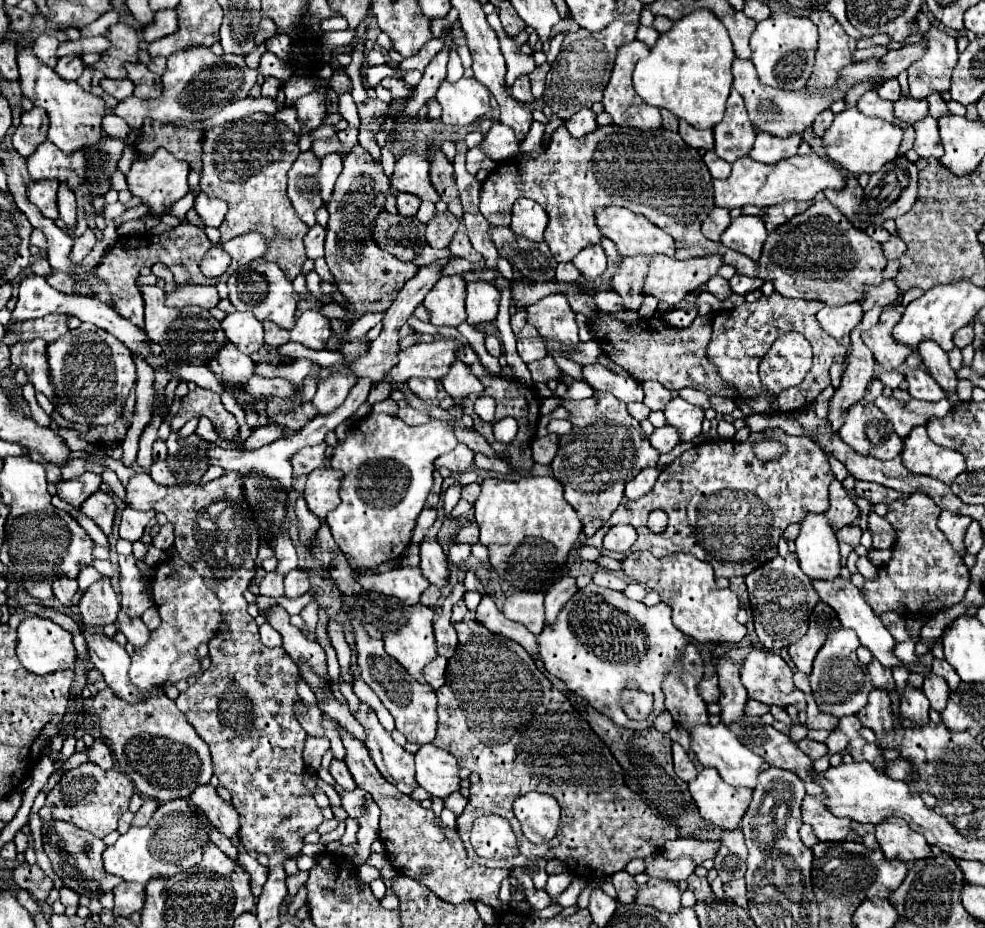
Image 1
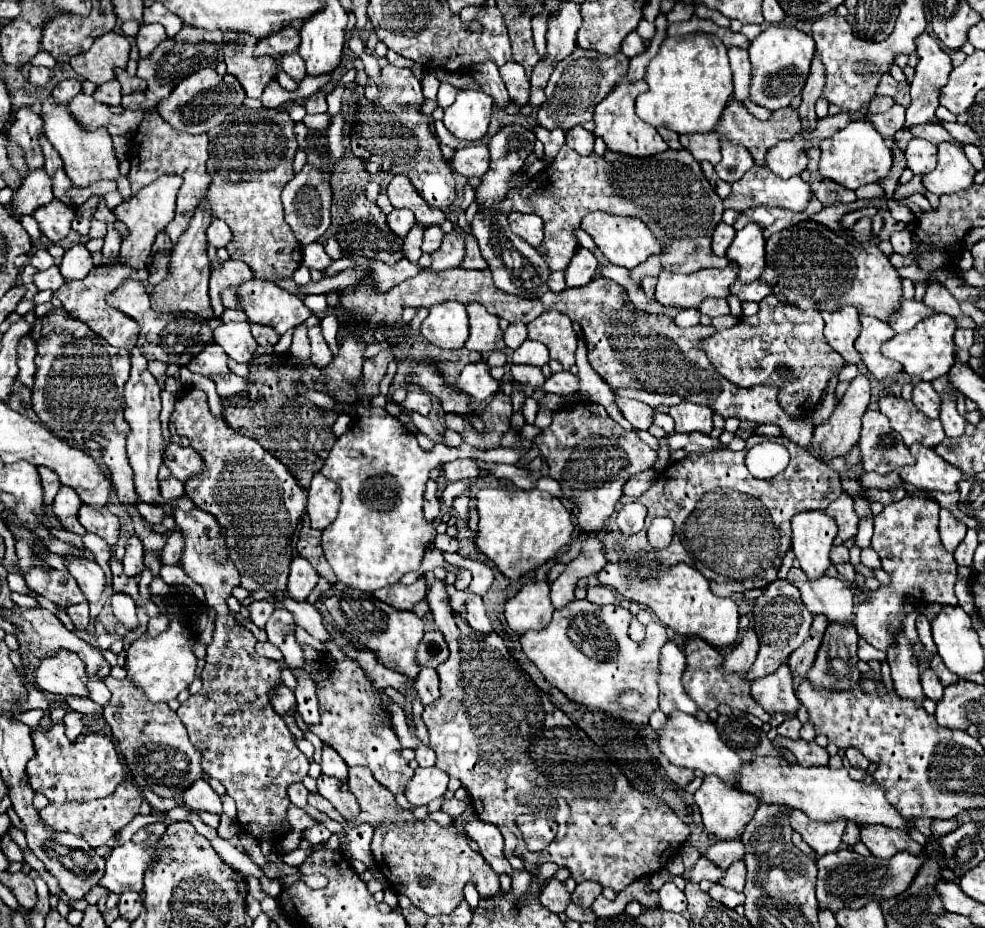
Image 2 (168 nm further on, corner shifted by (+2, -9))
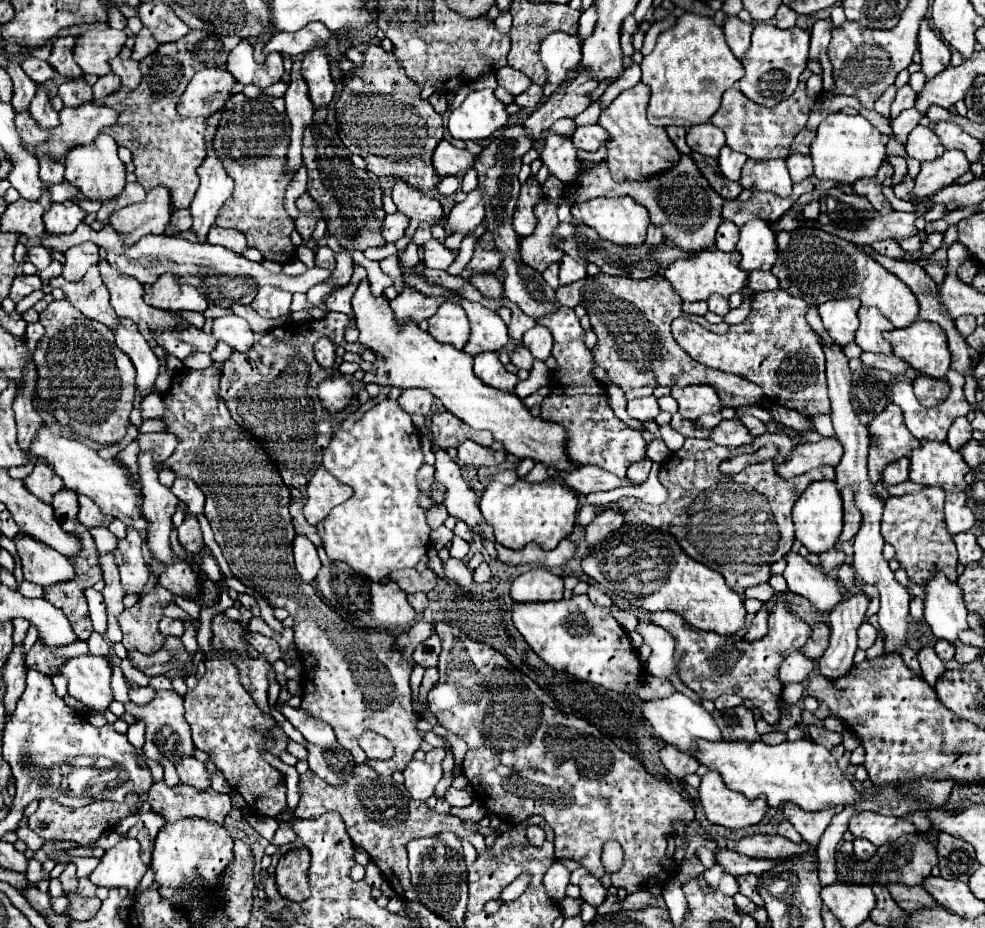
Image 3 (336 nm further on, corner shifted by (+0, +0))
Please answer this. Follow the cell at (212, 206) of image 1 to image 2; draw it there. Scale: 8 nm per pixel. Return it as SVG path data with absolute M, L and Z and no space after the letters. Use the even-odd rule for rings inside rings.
M213 219L211 221L211 225L207 229L207 237L209 237L209 245L213 245L215 249L225 247L233 239L231 229L221 219Z

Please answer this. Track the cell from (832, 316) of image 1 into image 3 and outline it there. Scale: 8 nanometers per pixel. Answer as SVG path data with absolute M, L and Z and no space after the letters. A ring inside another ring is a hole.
M841 298L829 300L817 308L825 324L825 330L839 346L845 346L855 340L855 332L859 326L857 318L859 306L861 306L859 298Z

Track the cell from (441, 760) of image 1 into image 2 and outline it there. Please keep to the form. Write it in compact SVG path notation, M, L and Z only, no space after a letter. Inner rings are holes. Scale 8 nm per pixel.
M417 767L415 775L407 783L405 797L413 807L429 805L433 799L439 799L447 791L449 777L437 767Z

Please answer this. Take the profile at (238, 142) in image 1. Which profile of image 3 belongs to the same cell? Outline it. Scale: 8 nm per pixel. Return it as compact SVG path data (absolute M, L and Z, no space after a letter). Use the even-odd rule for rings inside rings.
M243 92L233 94L223 108L221 126L217 126L213 146L217 158L225 164L225 172L235 182L233 196L221 206L215 224L241 230L247 236L247 244L257 248L265 260L279 264L295 260L297 248L291 242L295 226L285 210L285 190L295 176L287 172L289 118L285 100L267 94L251 100Z

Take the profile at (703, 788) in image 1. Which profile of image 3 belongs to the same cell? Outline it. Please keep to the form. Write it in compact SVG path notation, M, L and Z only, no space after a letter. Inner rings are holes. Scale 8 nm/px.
M715 770L707 772L701 778L699 798L705 808L707 820L731 830L759 824L767 812L765 800L749 800L743 794L729 790Z

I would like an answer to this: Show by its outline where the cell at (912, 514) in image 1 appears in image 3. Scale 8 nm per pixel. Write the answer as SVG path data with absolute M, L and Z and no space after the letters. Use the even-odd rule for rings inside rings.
M929 486L917 494L891 496L885 500L885 512L881 518L883 540L895 548L895 558L907 572L909 580L917 585L924 586L929 578L933 578L933 574L939 572L943 572L951 582L955 582L958 578L955 570L957 550L951 534L945 528L943 500L945 490Z

